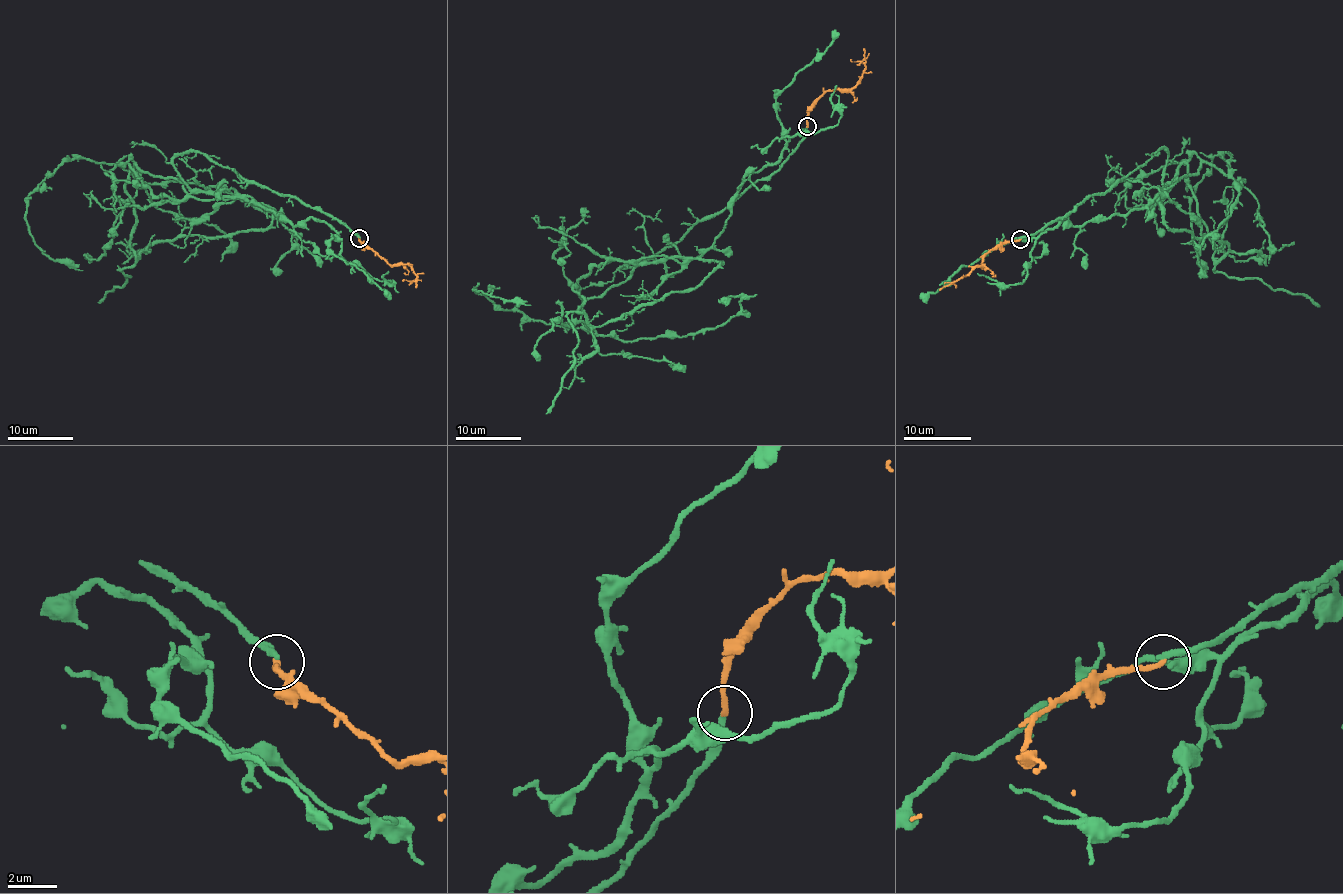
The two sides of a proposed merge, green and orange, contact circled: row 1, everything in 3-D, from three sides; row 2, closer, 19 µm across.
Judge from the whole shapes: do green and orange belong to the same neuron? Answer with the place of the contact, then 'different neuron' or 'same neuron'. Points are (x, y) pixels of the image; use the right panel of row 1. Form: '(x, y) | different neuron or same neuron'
(1020, 239) | different neuron

